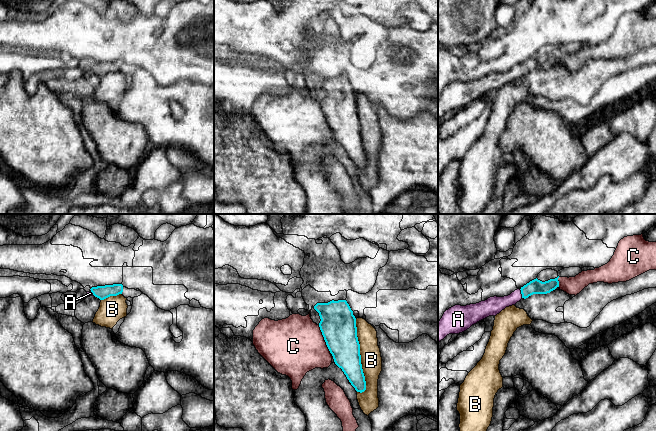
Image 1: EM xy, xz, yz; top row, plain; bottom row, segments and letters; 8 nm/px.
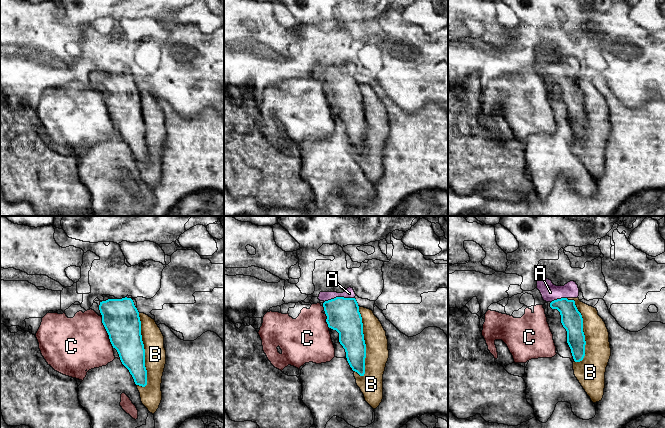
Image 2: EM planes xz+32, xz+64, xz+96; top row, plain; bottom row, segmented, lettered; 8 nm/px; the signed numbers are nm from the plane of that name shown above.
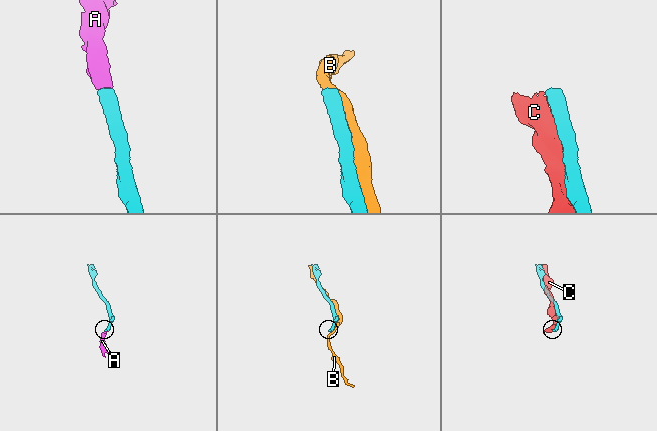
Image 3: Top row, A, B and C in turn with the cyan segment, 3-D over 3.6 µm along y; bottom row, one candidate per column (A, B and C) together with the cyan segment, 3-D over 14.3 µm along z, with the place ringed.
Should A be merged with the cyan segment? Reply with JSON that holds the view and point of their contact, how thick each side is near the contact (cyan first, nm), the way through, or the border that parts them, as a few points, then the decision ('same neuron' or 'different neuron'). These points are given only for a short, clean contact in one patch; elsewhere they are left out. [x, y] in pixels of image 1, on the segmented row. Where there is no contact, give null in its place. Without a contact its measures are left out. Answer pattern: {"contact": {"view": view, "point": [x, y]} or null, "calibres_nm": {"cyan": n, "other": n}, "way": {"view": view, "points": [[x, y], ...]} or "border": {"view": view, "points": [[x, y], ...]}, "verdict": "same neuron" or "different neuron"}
{"contact": {"view": "yz", "point": [521, 293]}, "calibres_nm": {"cyan": 120, "other": 140}, "way": {"view": "yz", "points": [[535, 286], [521, 293], [510, 300], [494, 305]]}, "verdict": "same neuron"}

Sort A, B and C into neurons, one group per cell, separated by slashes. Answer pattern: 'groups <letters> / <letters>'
groups A / B / C

